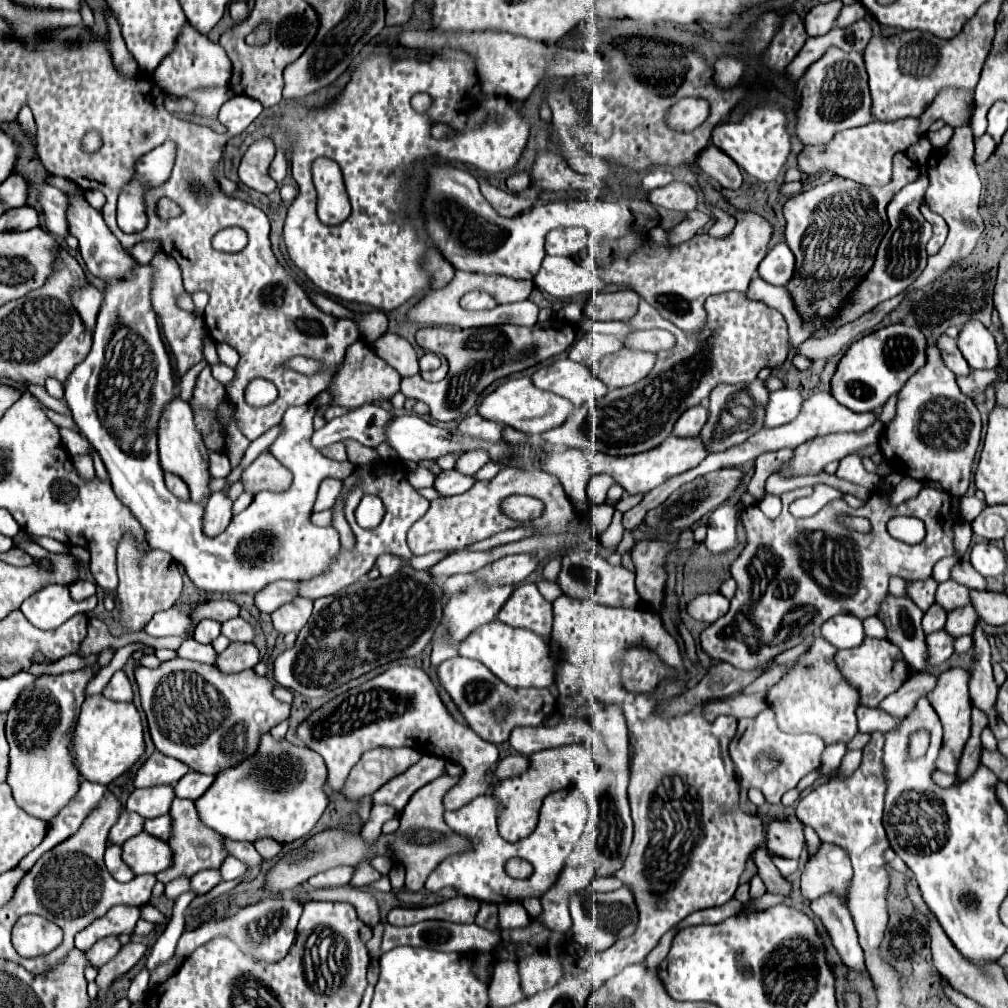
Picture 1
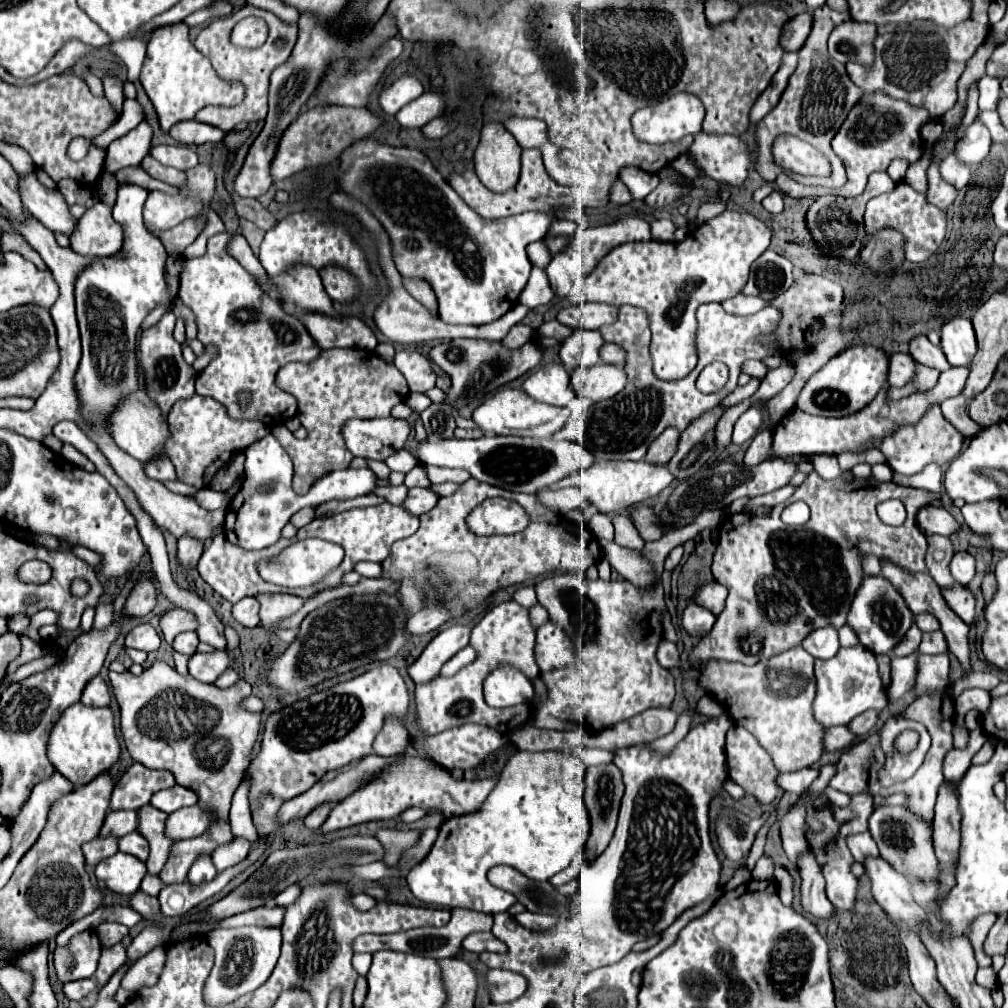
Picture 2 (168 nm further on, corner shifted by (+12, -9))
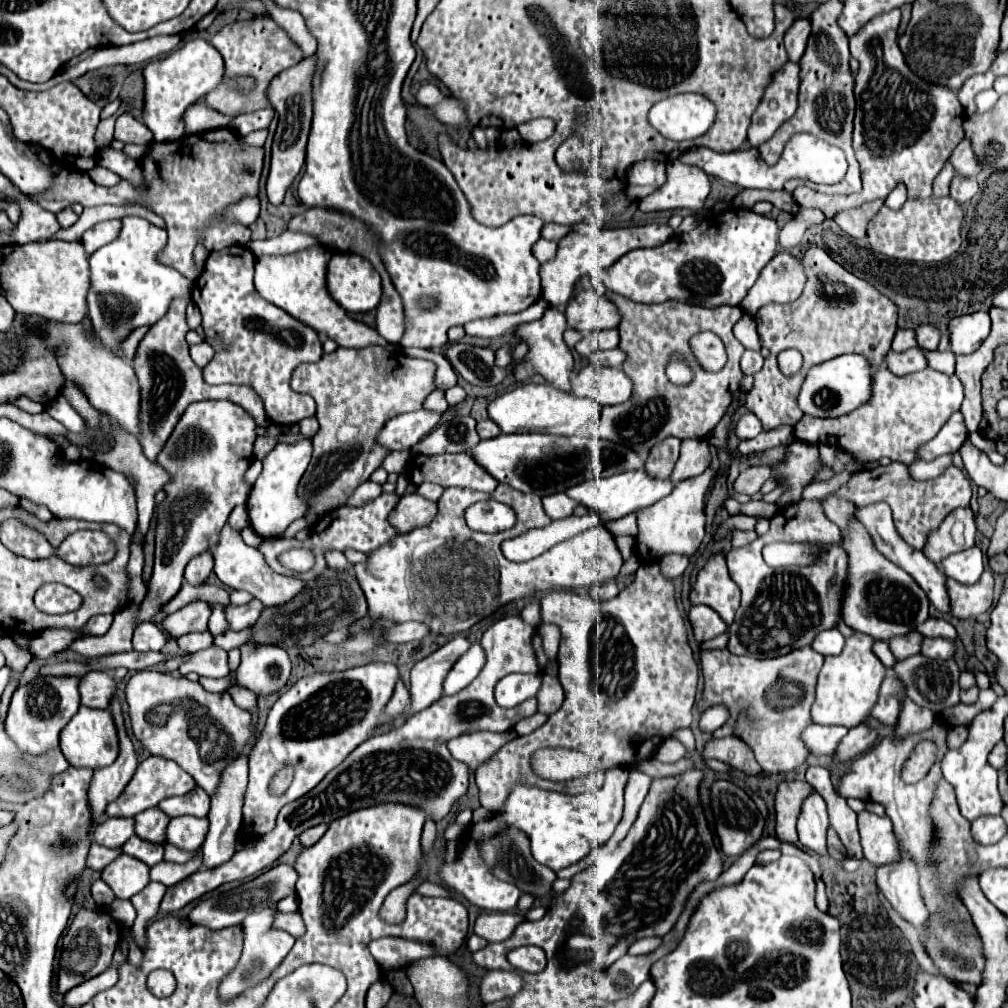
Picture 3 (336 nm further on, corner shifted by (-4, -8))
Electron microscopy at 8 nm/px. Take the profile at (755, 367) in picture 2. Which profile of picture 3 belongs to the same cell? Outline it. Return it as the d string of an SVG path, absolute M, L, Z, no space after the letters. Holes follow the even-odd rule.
M746 350L744 358L742 358L742 372L748 374L748 376L754 376L760 368L762 368L762 364L758 362L758 352Z

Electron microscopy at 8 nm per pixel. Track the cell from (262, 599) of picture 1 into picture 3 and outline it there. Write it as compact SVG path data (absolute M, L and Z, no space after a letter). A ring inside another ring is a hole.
M252 600L244 606L228 606L228 624L230 630L244 630L258 622L264 604L260 600Z

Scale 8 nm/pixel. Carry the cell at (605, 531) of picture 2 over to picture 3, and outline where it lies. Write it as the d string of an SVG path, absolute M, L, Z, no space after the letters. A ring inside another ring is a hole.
M616 536L616 544L618 544L618 550L622 552L624 560L628 560L630 554L634 552L634 538L632 536Z

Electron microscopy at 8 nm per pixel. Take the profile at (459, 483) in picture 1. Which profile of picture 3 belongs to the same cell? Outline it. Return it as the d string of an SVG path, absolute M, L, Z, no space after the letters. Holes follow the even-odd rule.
M406 494L400 498L392 514L392 522L396 530L400 530L402 534L408 530L426 526L428 522L432 522L436 514L438 514L438 502L432 502L420 494Z

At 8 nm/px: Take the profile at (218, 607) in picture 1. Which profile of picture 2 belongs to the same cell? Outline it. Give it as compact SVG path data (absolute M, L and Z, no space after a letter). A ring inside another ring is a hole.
M178 607L166 611L160 617L160 629L162 629L162 635L164 635L164 641L166 643L172 643L178 633L196 631L196 627L198 627L198 623L196 623L194 615L190 611L178 609Z

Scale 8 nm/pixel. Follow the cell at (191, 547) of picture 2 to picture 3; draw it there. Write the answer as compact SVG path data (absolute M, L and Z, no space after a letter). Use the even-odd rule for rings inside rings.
M202 552L198 556L194 556L188 566L186 566L186 572L184 572L184 580L198 586L198 584L204 584L206 578L210 576L214 568L214 558L210 552Z

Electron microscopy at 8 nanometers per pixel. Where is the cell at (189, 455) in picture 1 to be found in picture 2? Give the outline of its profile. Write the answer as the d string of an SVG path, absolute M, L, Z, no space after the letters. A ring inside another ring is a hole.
M142 389L132 391L132 395L128 395L128 399L124 399L124 403L120 403L120 407L116 407L116 415L112 415L112 427L108 431L120 449L124 449L126 453L130 453L132 457L136 457L142 463L146 463L158 455L166 455L164 443L170 437L168 423L162 421L160 409L146 397L146 393Z

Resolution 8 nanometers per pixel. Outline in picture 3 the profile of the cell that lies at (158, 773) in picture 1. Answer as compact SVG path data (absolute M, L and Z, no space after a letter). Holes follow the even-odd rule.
M150 756L136 768L134 778L124 788L124 792L112 804L108 804L106 814L108 816L136 816L136 814L140 814L140 812L144 812L144 810L148 810L152 806L158 806L158 802L168 798L168 796L190 792L194 786L196 786L194 778L186 770L182 770L176 762Z

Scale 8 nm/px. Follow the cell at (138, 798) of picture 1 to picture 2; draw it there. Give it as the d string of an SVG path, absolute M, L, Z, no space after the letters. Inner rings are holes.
M108 811L98 837L124 837L136 831L138 815L136 811Z

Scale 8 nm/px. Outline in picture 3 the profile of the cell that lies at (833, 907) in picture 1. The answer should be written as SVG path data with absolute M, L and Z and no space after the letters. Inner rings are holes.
M814 792L810 798L804 800L804 806L798 818L800 844L822 858L830 858L828 846L826 846L828 828L830 828L830 820L826 812L826 802L820 794Z

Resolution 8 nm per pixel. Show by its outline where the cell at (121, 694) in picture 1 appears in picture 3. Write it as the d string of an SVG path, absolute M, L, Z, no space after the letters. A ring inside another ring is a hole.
M88 672L80 682L80 698L88 708L108 708L116 694L116 680L108 672Z

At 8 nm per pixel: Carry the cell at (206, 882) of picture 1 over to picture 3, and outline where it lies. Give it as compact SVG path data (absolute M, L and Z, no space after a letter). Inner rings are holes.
M240 756L236 758L236 762L232 762L232 766L228 766L222 778L220 790L216 790L216 796L212 796L212 808L208 812L210 832L202 844L202 868L208 868L208 870L218 868L234 856L238 832L242 826L242 800L244 800L246 784L248 784L248 758Z

